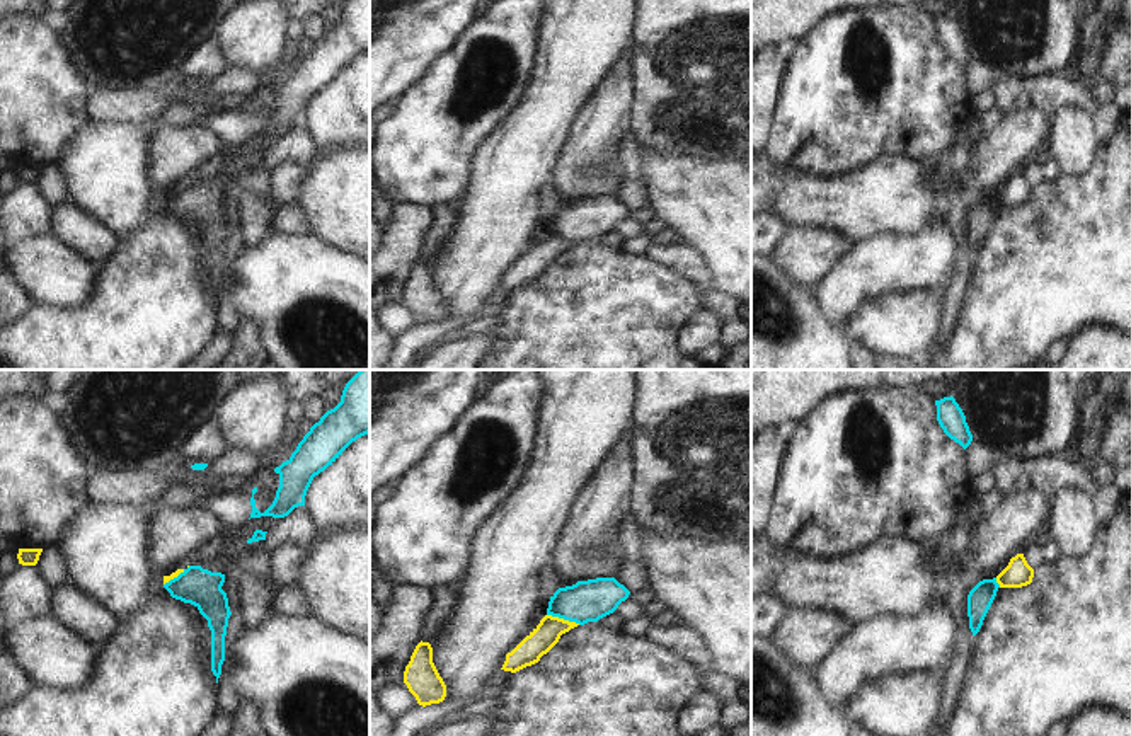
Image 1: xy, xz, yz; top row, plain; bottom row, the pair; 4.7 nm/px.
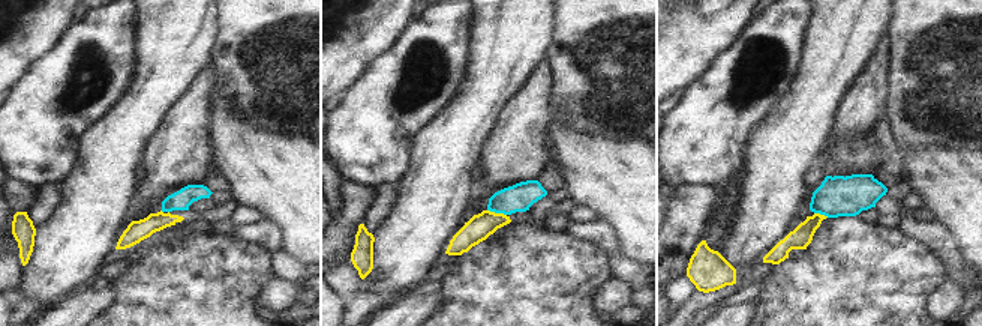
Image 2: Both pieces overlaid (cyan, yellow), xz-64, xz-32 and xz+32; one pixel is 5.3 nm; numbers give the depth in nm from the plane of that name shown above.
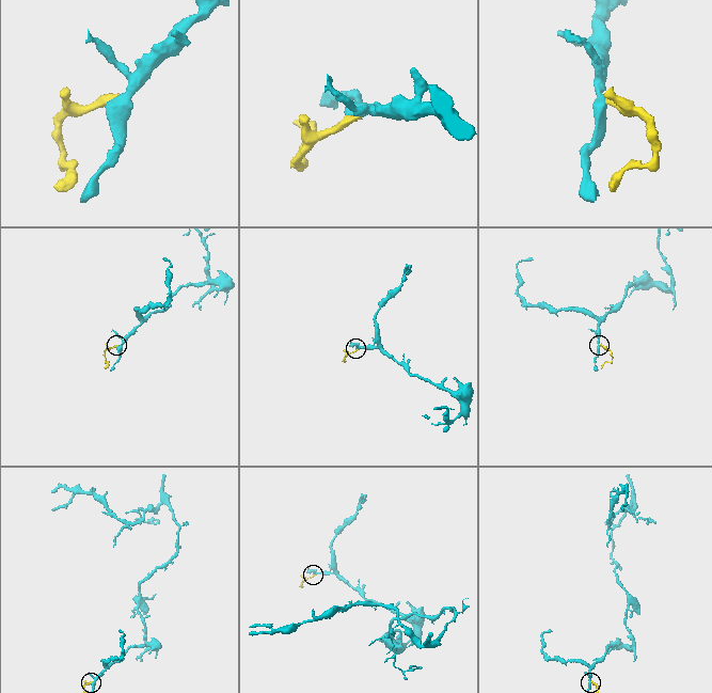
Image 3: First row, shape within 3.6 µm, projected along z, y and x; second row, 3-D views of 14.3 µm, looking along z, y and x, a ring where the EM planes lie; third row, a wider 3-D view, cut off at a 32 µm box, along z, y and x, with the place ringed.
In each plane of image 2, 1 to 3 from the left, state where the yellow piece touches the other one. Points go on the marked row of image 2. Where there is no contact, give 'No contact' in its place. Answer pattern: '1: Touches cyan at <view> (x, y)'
1: No contact
2: Touches cyan at xz-32 (496, 212)
3: Touches cyan at xz+32 (822, 214)

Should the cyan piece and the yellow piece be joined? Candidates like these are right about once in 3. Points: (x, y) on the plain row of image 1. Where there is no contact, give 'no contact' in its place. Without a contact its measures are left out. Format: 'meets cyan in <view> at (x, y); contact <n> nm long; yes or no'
meets cyan in xz at (564, 237); contact 170 nm long; no

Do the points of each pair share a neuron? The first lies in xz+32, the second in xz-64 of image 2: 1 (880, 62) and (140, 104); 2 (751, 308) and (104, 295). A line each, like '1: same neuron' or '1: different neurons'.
1: different neurons
2: same neuron

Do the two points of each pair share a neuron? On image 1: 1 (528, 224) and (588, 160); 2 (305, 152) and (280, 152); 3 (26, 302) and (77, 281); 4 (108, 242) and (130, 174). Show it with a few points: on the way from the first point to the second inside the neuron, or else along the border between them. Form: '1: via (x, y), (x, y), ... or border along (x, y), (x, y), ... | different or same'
1: border along (566, 145), (554, 184) | different
2: via (298, 152), (287, 152) | same
3: border along (17, 278), (40, 304) | different
4: border along (79, 206), (104, 222), (121, 241) | different

